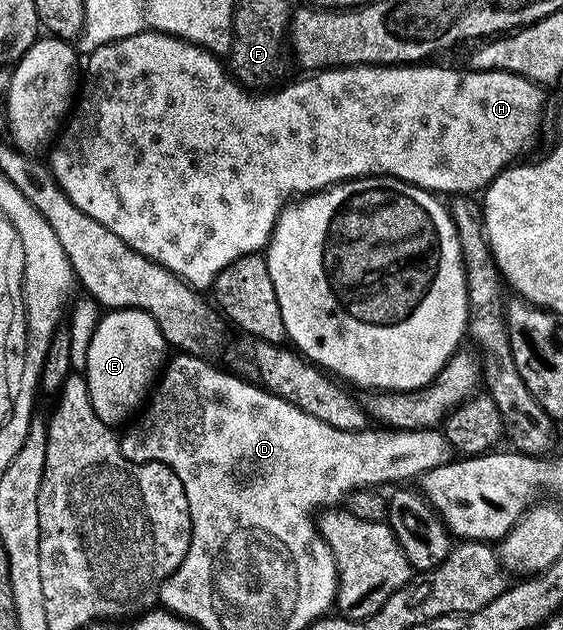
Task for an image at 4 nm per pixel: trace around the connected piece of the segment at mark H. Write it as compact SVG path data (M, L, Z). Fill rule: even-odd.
M143 29L138 35L96 48L89 52L87 59L90 60L86 63L86 80L83 78L80 83L78 108L76 103L48 155L50 172L76 209L100 221L104 229L112 229L112 233L116 233L116 237L120 237L120 241L127 243L136 253L160 264L195 289L213 288L215 277L232 265L232 261L245 255L259 254L272 237L279 213L291 201L313 195L316 191L325 191L336 183L363 177L389 177L411 183L413 187L423 187L431 193L481 192L505 167L519 162L525 156L522 154L537 141L542 131L542 110L546 107L546 95L542 92L545 90L531 79L507 71L426 67L430 65L332 67L328 71L307 74L302 77L306 79L298 79L287 87L251 93L231 76L219 56L211 55L194 43L177 39L175 35L164 35L153 29Z

